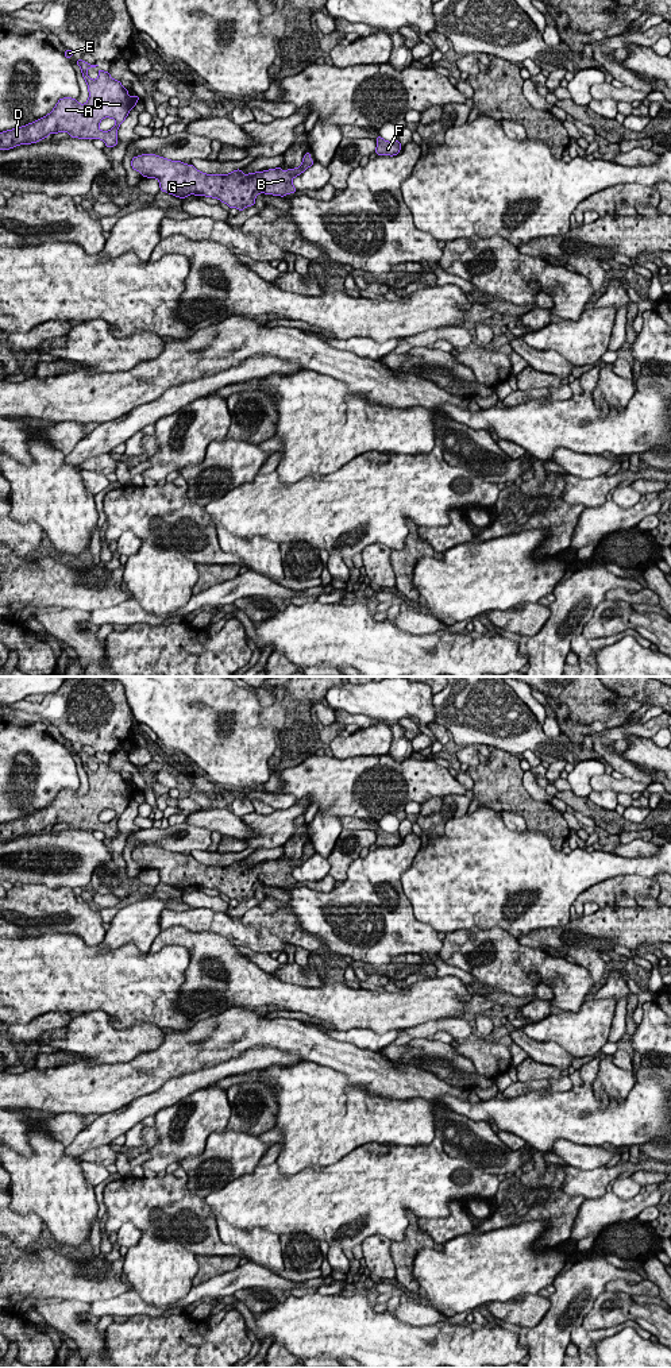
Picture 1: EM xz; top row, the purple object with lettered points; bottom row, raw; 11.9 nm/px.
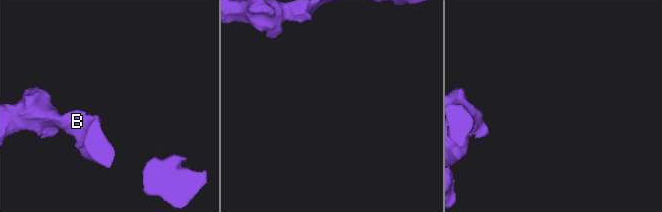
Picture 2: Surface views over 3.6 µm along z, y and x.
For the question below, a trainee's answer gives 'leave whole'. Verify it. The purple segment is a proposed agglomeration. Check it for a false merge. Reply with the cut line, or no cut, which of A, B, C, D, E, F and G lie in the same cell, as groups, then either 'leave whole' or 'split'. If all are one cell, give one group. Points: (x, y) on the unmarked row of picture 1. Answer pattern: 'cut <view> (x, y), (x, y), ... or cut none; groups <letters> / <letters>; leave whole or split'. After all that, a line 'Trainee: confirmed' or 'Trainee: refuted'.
cut none; groups A B C D E F G; leave whole
Trainee: confirmed

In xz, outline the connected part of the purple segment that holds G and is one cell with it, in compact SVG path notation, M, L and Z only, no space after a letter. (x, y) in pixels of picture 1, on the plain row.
M305 844L302 855L296 860L284 863L281 859L243 866L240 860L230 866L205 866L193 856L170 852L154 845L134 848L131 858L143 868L157 870L162 883L185 890L189 886L219 890L230 899L243 902L255 895L262 883L274 887L286 887L297 883L292 871L305 863L315 853L311 844Z

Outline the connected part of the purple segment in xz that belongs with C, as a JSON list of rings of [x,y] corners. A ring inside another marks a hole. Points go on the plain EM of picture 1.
[[[76,752],[88,775],[89,790],[80,795],[77,790],[59,790],[54,801],[42,810],[19,820],[0,824],[0,841],[9,841],[19,836],[36,835],[49,825],[66,822],[72,829],[101,831],[107,839],[117,836],[117,820],[135,799],[136,786],[131,789],[120,772],[113,771],[108,763],[99,760],[99,768],[92,771],[86,762],[99,756]],[[104,809],[111,809],[116,816],[109,822],[99,820]]]

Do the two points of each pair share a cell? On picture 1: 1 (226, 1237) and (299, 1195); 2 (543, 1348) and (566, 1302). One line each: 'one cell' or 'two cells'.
1: two cells
2: one cell

